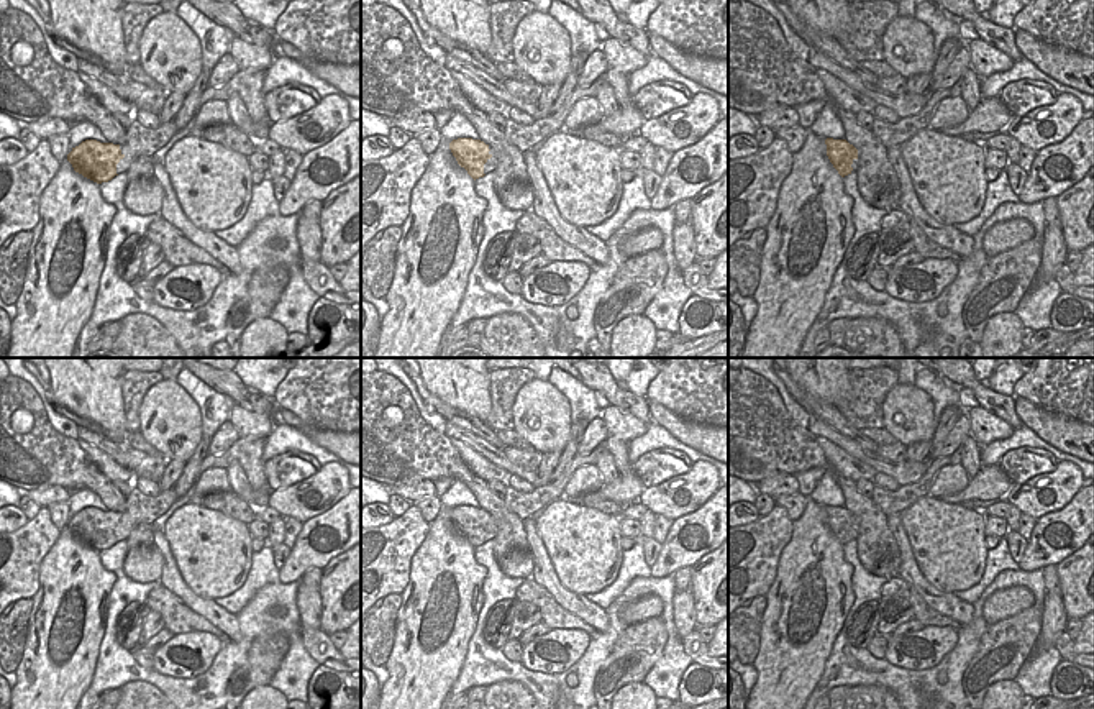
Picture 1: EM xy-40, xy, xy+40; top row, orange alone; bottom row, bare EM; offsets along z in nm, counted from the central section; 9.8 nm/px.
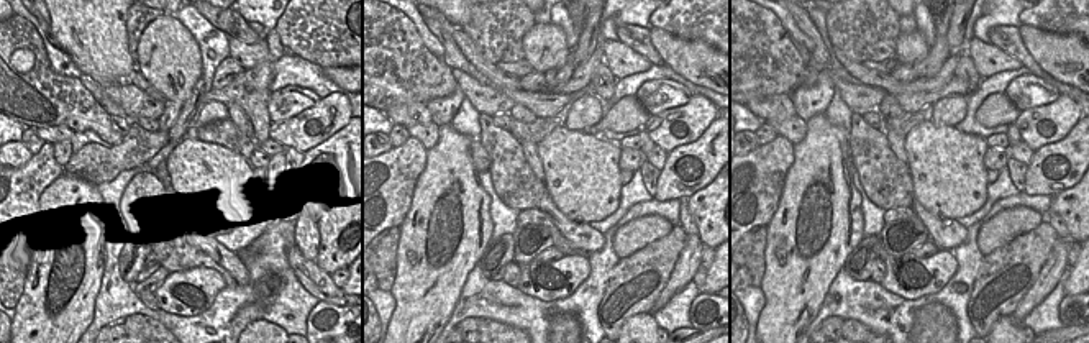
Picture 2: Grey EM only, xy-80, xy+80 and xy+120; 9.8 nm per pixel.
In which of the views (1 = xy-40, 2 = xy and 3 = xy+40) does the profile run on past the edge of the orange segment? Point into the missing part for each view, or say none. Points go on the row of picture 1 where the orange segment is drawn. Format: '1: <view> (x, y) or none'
1: none
2: none
3: none

